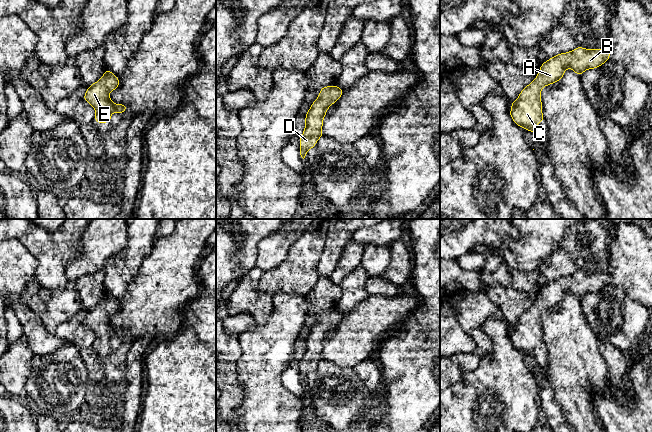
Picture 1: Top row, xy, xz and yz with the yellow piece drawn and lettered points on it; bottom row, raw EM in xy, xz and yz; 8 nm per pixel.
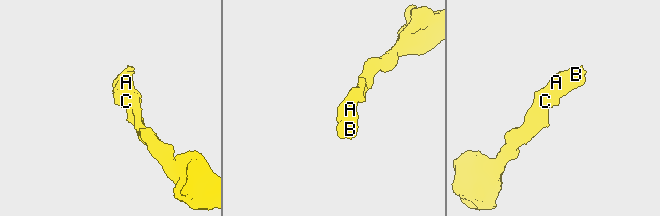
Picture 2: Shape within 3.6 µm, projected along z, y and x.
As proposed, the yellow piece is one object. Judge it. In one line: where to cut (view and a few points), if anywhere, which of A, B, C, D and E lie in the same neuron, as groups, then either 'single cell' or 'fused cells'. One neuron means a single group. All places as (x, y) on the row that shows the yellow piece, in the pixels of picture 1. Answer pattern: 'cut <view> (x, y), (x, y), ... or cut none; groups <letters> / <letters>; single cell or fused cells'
cut none; groups A B C D E; single cell

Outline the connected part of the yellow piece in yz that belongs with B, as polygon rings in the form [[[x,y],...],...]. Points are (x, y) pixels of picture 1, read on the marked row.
[[[578,46],[542,63],[535,80],[521,90],[517,100],[512,100],[509,115],[514,123],[535,135],[536,124],[544,122],[542,88],[561,80],[567,68],[581,77],[584,71],[603,65],[610,59],[610,55],[606,49],[585,49]]]

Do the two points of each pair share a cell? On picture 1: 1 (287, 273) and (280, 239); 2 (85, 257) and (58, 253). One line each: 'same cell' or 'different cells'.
1: different cells
2: different cells

